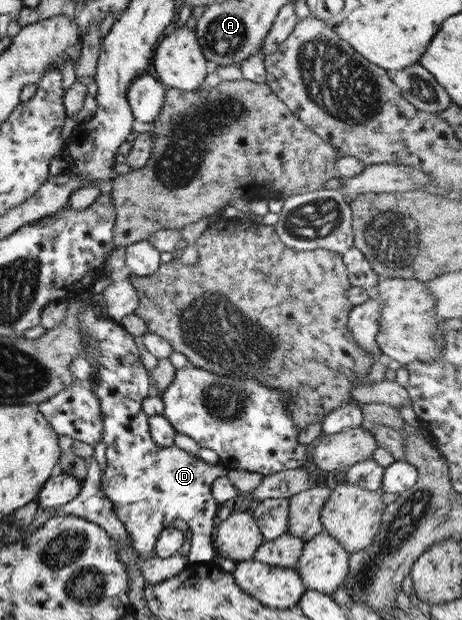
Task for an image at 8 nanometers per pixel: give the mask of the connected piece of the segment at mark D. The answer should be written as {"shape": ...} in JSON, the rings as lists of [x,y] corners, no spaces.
{"shape":[[[90,299],[77,317],[83,352],[86,349],[84,334],[88,333],[96,340],[100,354],[98,379],[93,389],[103,416],[100,441],[106,446],[106,467],[101,473],[100,488],[112,503],[116,519],[124,525],[134,553],[140,559],[154,557],[152,549],[156,538],[178,519],[183,520],[192,533],[189,562],[202,565],[214,560],[214,516],[218,503],[211,495],[211,482],[225,475],[226,470],[217,464],[206,464],[174,444],[166,447],[154,444],[149,435],[148,416],[140,408],[140,402],[149,394],[148,372],[140,361],[133,337],[111,318],[94,315]]]}

